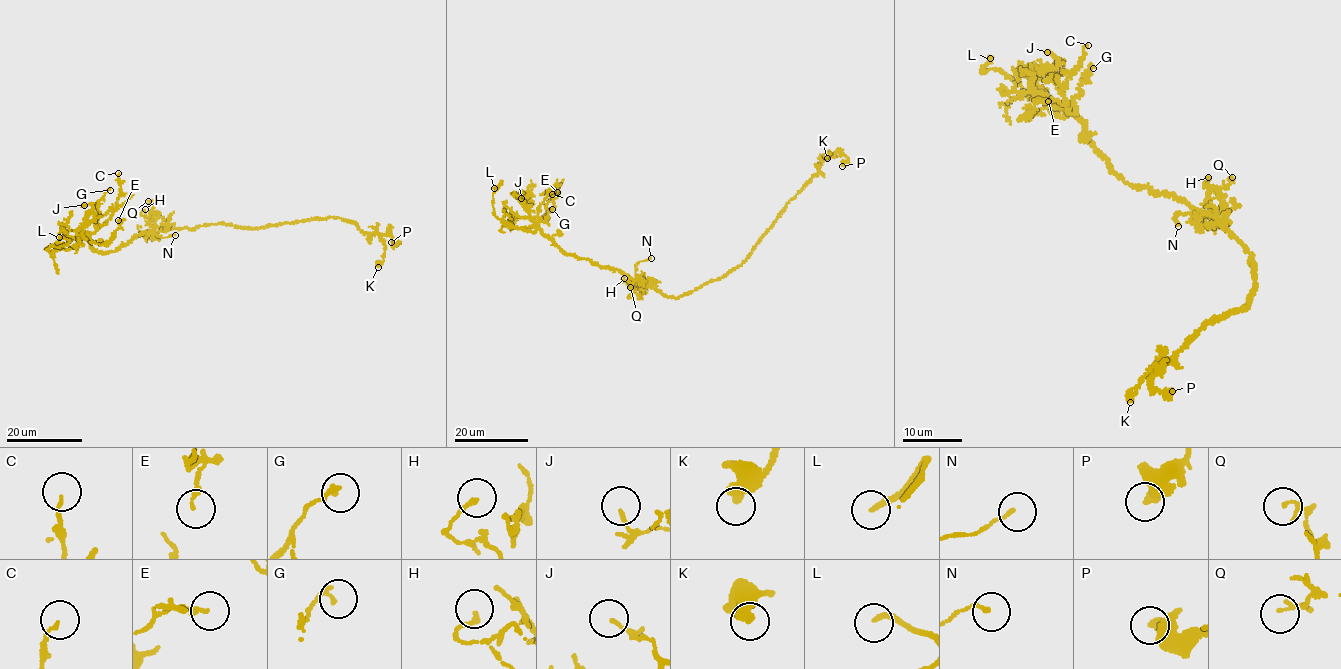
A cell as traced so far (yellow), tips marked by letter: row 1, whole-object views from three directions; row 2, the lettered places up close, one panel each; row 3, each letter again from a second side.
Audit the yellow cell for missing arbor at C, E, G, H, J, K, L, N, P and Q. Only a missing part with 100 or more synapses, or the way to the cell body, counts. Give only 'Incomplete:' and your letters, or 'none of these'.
Incomplete: L

